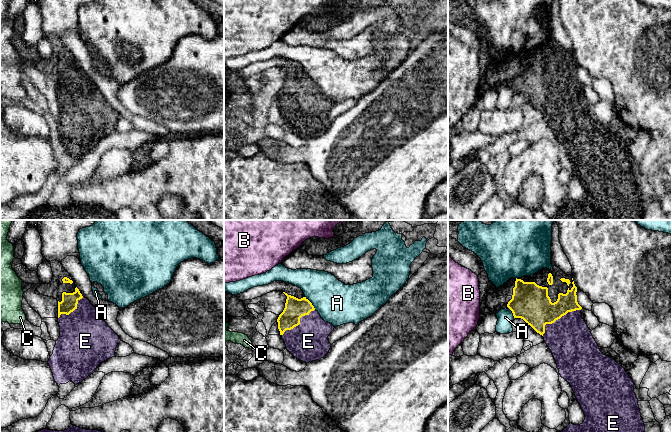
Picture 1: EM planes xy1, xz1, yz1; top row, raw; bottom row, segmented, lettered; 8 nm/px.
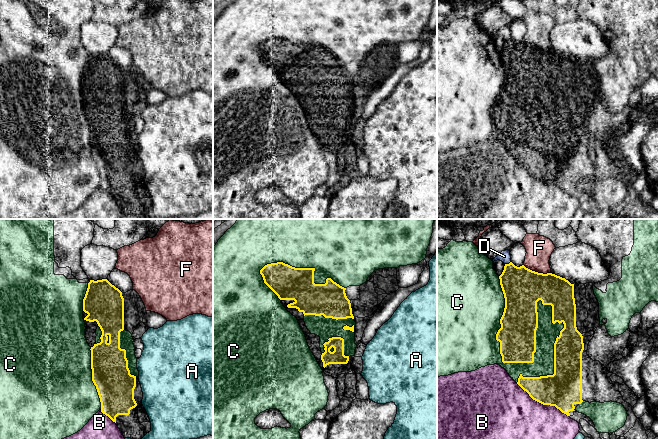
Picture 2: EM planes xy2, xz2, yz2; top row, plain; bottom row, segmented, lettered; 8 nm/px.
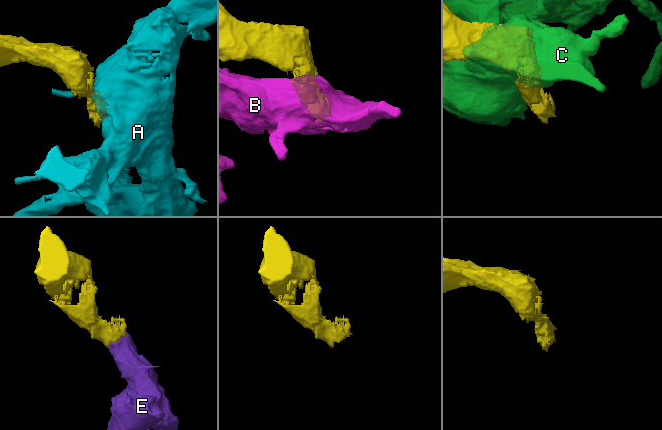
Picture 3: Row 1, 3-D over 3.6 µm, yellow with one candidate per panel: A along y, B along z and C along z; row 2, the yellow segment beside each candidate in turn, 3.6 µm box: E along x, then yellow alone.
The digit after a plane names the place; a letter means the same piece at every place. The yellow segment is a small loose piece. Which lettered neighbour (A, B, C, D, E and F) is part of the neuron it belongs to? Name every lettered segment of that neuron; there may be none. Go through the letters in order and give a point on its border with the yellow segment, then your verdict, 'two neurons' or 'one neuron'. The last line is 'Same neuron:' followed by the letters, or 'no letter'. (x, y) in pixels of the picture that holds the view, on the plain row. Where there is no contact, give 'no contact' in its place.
A: xz1 (311, 79) | two neurons
B: yz2 (542, 179) | two neurons
C: yz2 (535, 119) | two neurons
D: yz2 (507, 40) | two neurons
E: yz1 (557, 95) | one neuron
F: yz2 (537, 48) | two neurons
Same neuron: E

